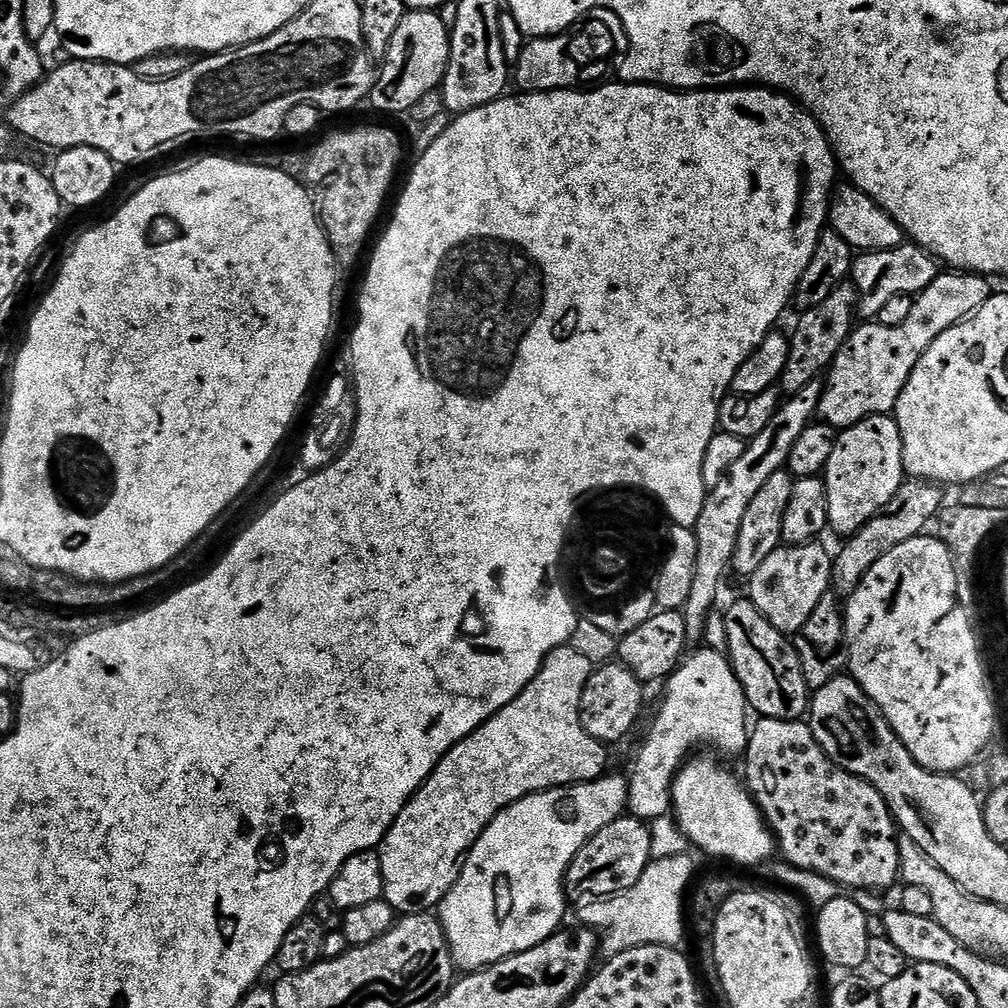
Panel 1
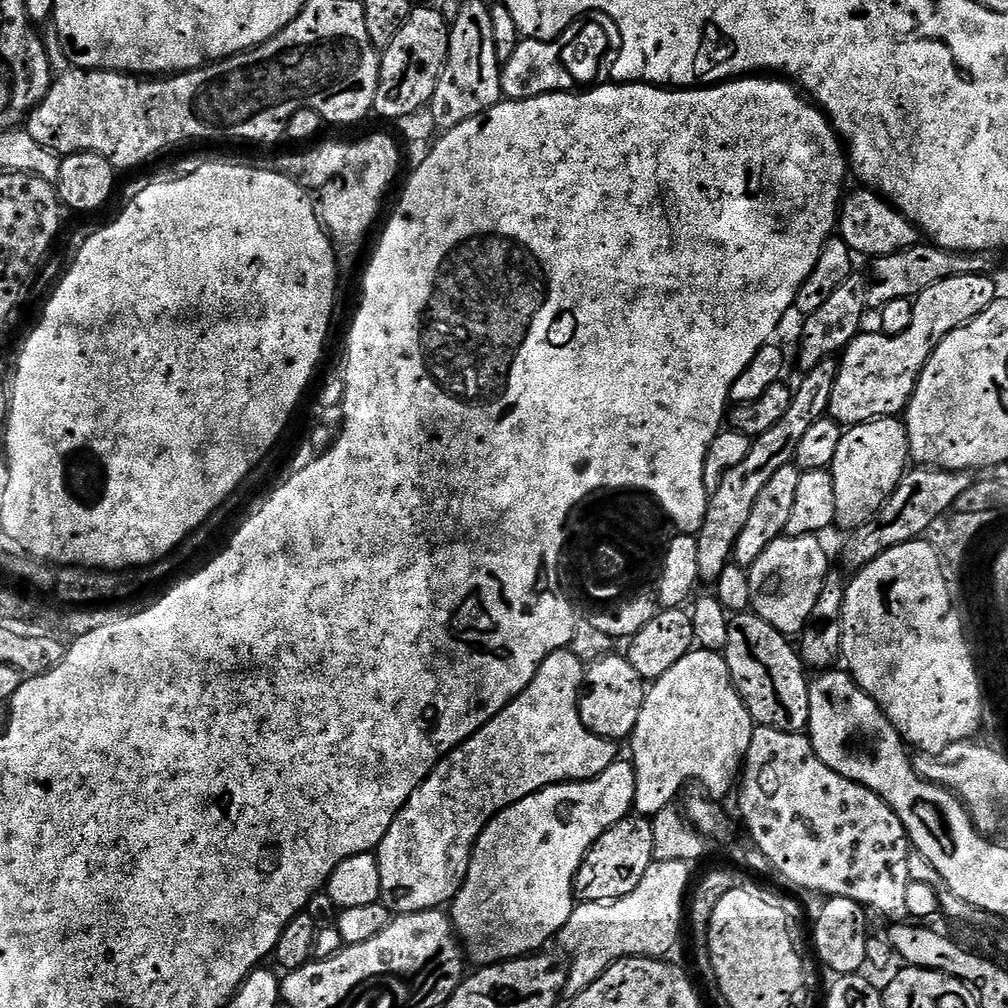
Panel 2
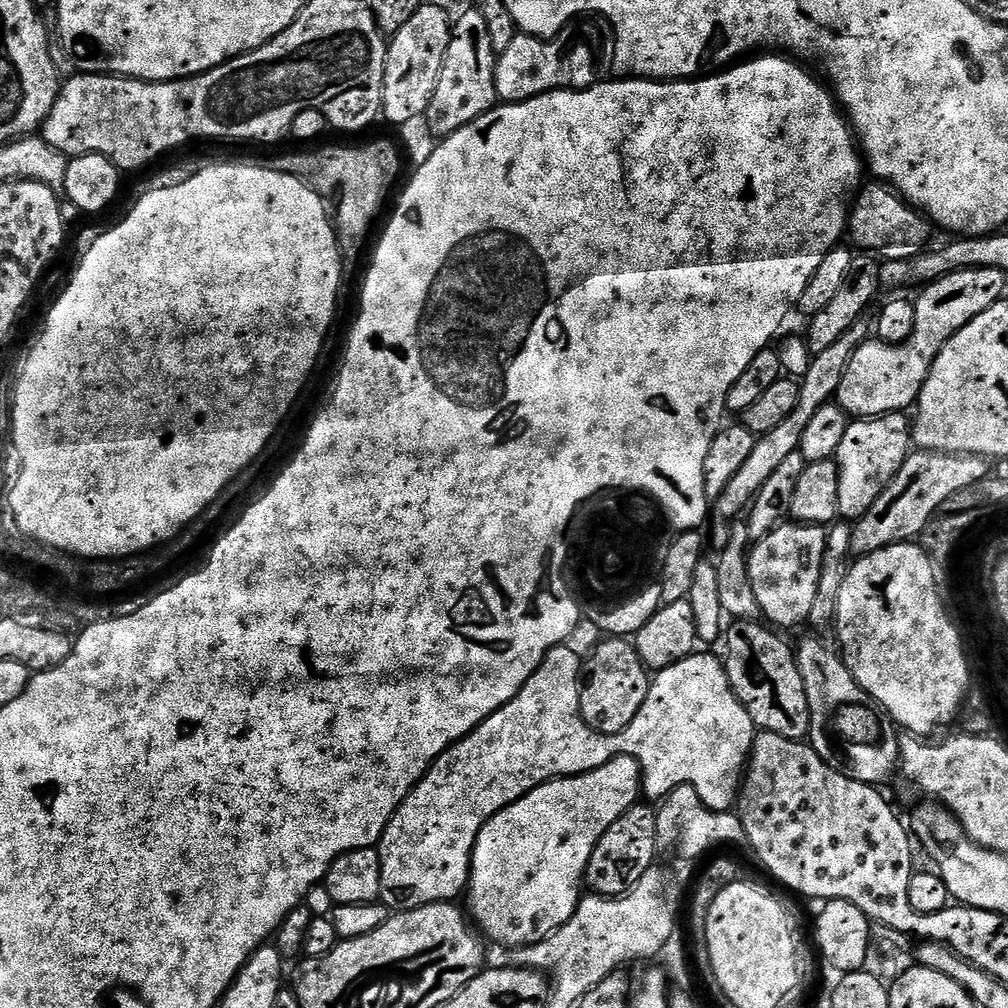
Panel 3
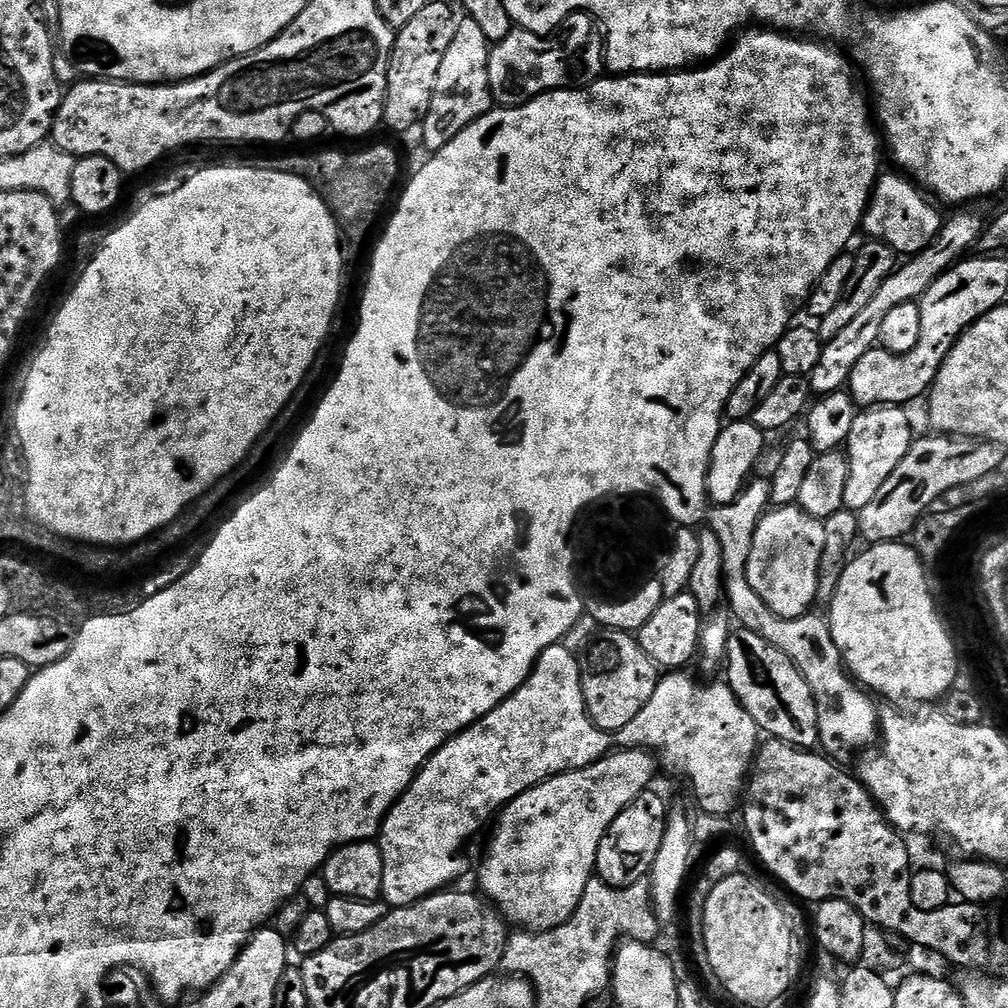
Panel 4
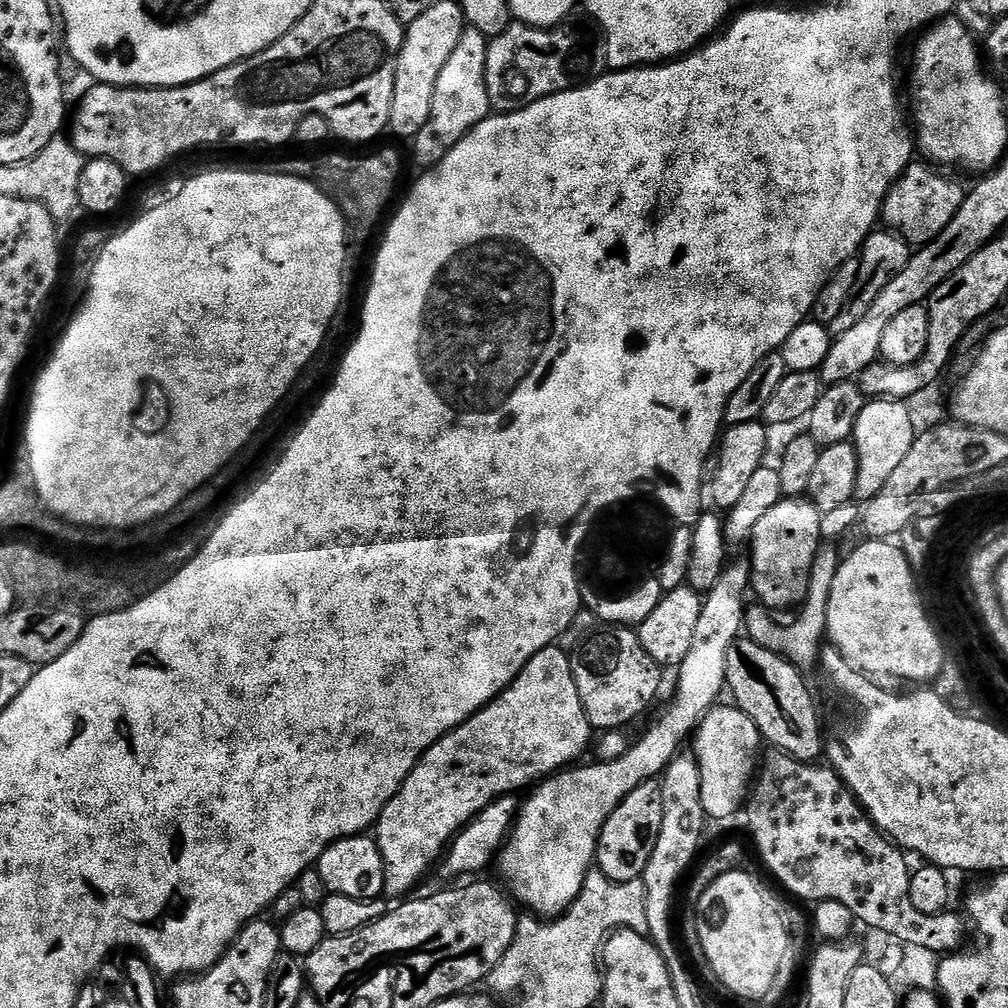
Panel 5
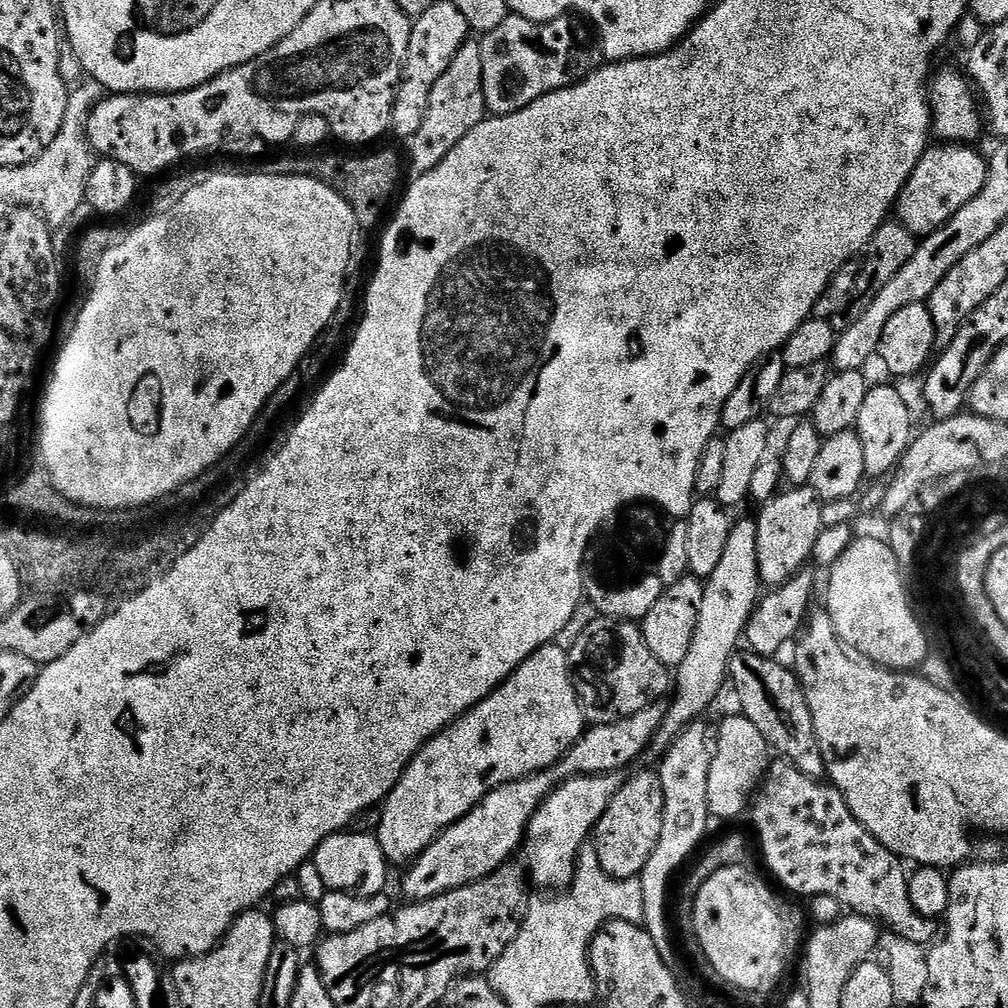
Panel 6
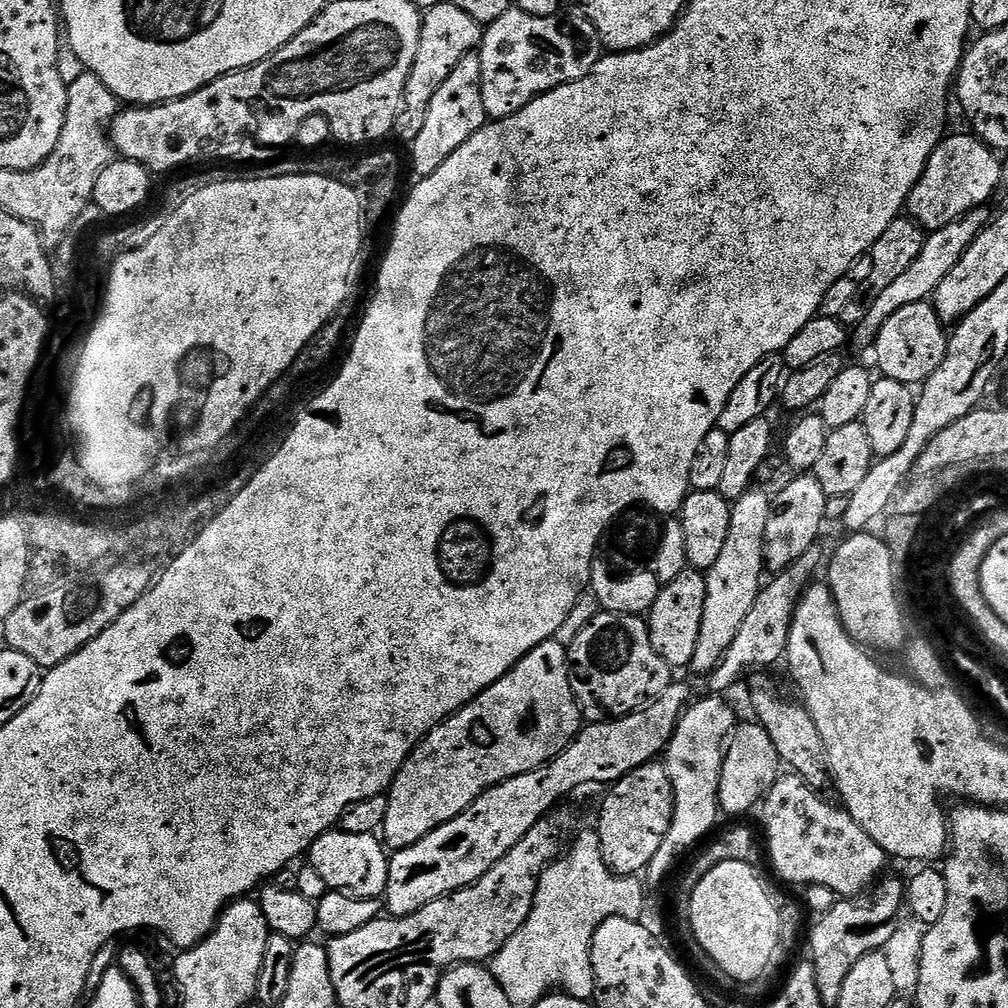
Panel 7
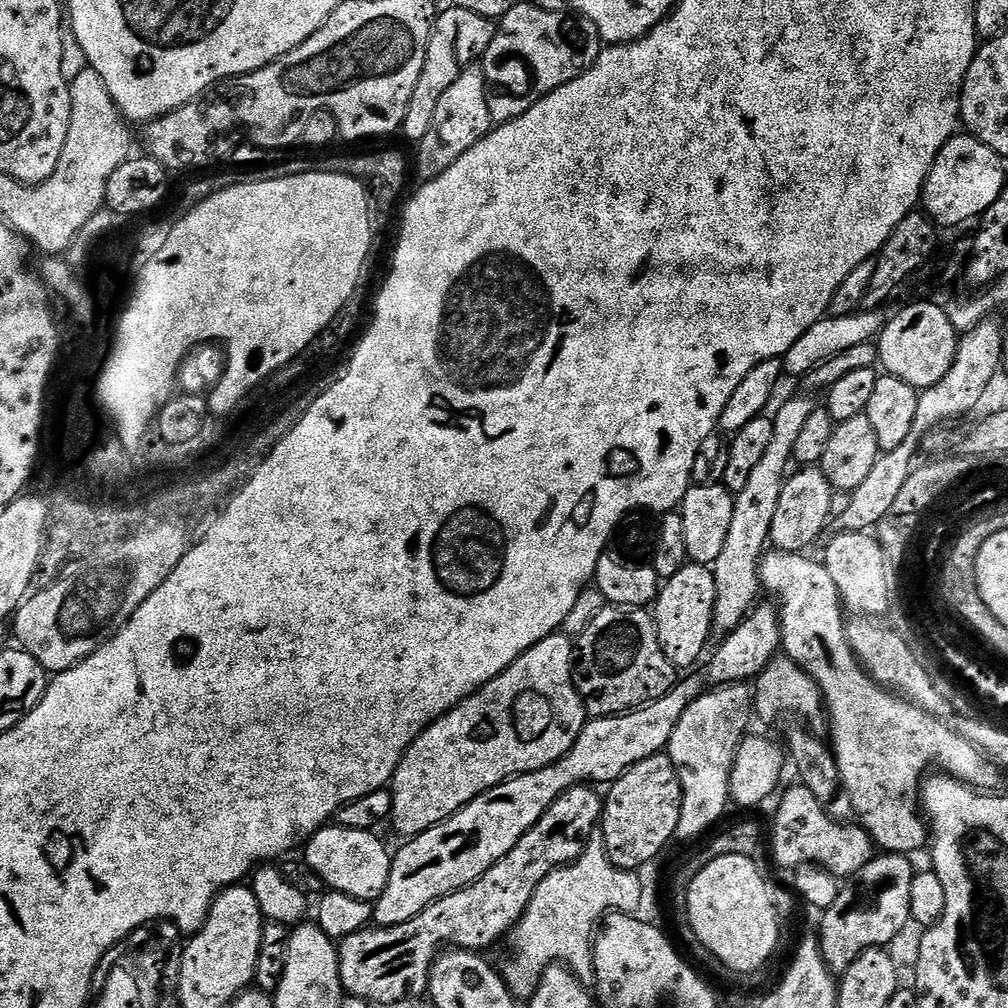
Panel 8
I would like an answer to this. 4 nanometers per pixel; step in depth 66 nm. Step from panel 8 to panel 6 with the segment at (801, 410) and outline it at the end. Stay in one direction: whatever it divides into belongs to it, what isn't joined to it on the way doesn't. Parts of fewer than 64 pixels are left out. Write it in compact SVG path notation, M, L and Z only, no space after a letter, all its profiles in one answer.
M737 519L730 530L730 538L726 538L726 550L718 567L703 581L704 594L694 642L690 642L686 658L682 658L679 668L675 669L674 695L668 704L666 718L652 740L652 748L658 750L657 753L667 752L676 737L681 736L688 725L697 723L703 717L700 715L719 698L724 684L726 688L730 662L741 647L752 611L762 599L757 538L755 519Z

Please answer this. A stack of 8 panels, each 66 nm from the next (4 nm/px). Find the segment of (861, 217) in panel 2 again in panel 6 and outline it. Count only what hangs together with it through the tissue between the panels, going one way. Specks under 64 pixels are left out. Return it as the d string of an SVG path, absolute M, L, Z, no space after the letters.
M940 142L937 145L937 148L936 145L929 146L922 154L922 158L918 158L918 166L914 166L914 174L910 174L906 186L902 186L902 194L896 199L895 219L917 238L934 234L943 224L950 222L950 218L954 218L954 214L958 214L958 210L962 210L962 206L970 202L970 198L978 198L978 190L986 186L988 177L988 160L980 157L972 149L975 147L964 142Z

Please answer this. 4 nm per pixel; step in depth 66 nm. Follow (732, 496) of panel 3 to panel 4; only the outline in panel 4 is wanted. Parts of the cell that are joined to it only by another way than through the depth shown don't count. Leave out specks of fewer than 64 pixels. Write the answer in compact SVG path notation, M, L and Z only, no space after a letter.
M968 210L957 211L960 213L953 220L945 219L944 226L940 230L940 237L926 250L905 259L896 271L890 274L890 278L886 278L886 282L882 282L882 287L879 288L878 294L874 294L874 299L836 337L826 341L822 350L822 358L818 358L818 366L814 366L810 377L812 391L817 397L829 396L841 391L847 385L850 374L854 374L854 366L858 366L858 361L865 354L870 354L872 348L879 345L882 322L886 319L886 314L890 314L890 310L894 310L894 306L919 301L920 297L924 295L924 291L942 273L947 272L953 264L979 245L980 235L986 227L986 220L983 220L976 212L964 211Z

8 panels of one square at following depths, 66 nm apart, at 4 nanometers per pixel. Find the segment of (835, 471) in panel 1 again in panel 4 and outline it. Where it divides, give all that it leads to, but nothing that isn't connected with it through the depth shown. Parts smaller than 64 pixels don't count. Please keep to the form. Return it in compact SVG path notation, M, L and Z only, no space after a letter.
M881 406L857 411L854 427L846 445L846 455L850 466L850 479L846 481L845 509L857 514L874 499L874 494L882 490L886 478L898 470L898 462L906 458L914 439L912 420L900 406Z

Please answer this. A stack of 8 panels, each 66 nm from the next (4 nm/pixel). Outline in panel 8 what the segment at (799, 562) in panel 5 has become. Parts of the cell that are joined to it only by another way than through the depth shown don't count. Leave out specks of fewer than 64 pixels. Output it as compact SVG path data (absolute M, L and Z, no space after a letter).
M804 466L796 471L800 472L793 471L784 481L778 511L774 513L774 522L770 526L768 539L778 552L803 553L811 549L830 524L830 502L834 491L830 482L826 482L823 472L816 466Z

